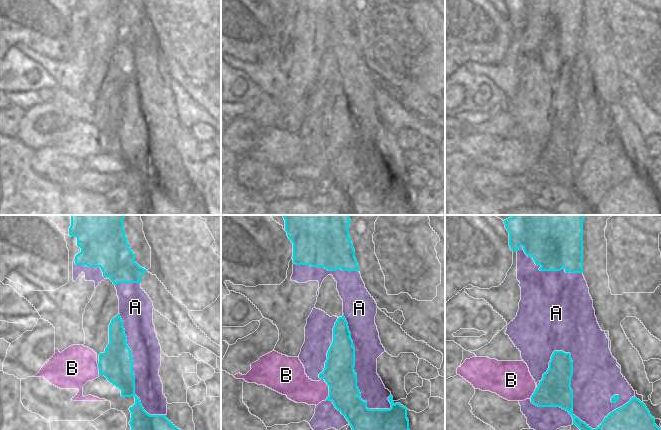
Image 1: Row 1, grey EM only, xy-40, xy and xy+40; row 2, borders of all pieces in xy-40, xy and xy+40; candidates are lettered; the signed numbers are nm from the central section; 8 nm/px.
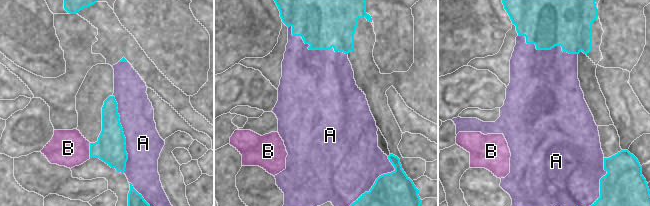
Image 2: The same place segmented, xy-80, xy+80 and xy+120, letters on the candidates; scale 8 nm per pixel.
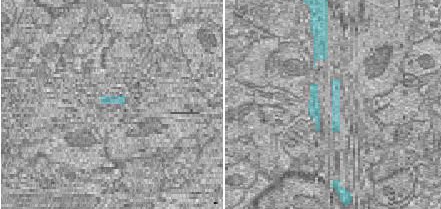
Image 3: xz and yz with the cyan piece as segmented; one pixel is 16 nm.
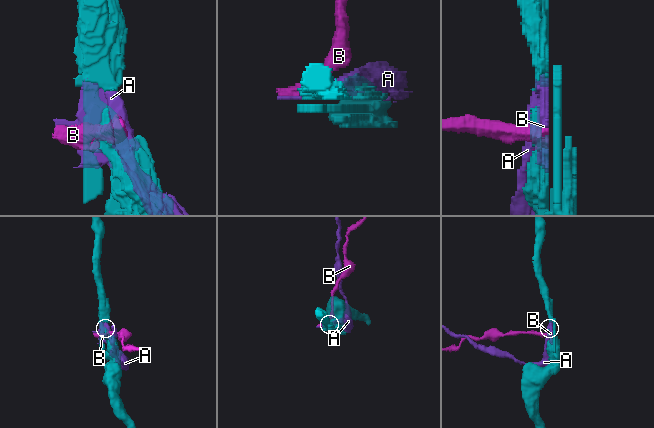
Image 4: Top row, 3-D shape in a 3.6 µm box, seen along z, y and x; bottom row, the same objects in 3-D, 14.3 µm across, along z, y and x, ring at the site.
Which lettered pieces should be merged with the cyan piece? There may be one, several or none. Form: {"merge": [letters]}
{"merge": []}

